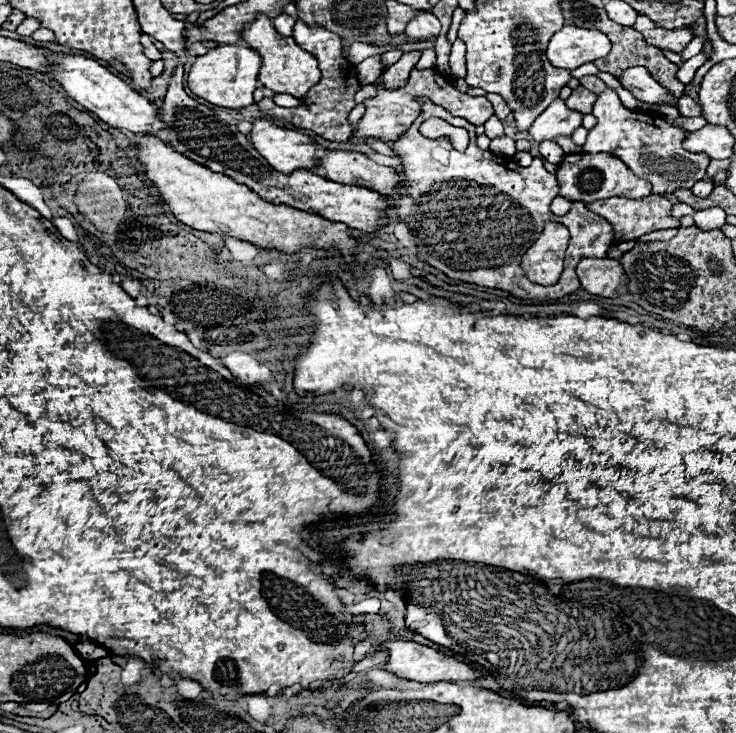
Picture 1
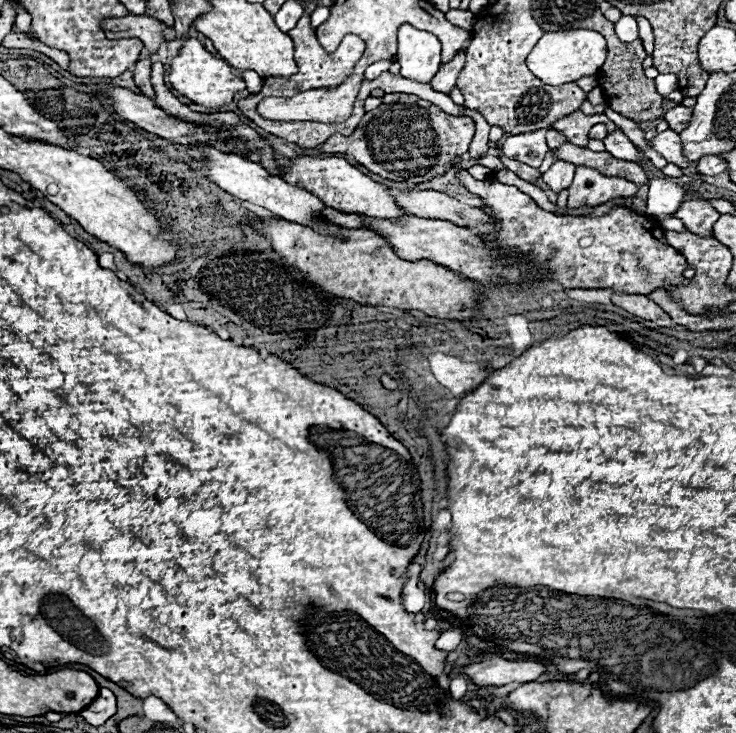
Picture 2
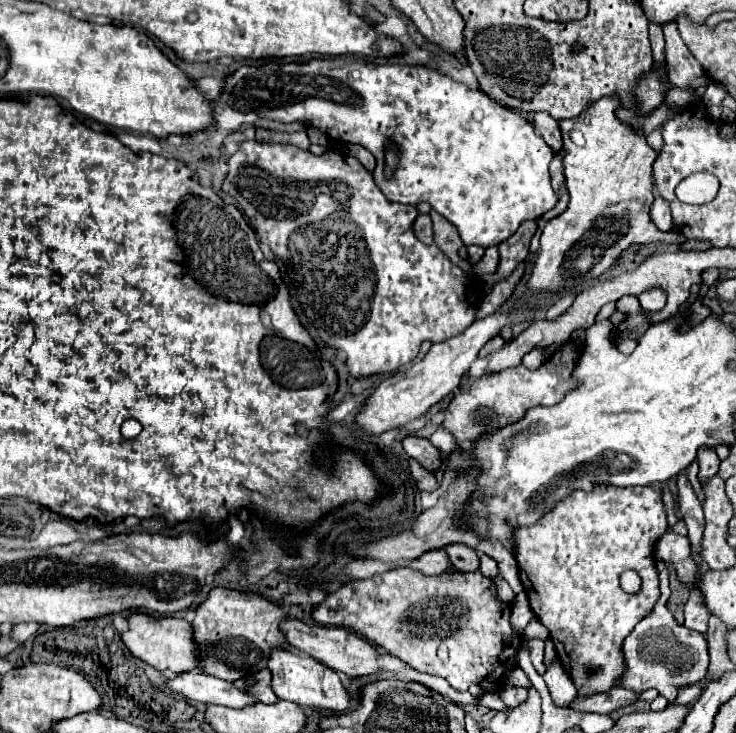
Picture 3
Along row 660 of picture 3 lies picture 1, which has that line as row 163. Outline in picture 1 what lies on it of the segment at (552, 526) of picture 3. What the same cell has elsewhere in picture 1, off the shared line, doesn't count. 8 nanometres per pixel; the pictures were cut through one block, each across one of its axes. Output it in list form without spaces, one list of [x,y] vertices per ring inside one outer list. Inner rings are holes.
[[[566,154],[558,166],[558,184],[560,196],[566,196],[574,202],[596,202],[610,196],[626,196],[626,198],[642,198],[652,194],[652,186],[648,180],[638,178],[626,164],[610,154]]]

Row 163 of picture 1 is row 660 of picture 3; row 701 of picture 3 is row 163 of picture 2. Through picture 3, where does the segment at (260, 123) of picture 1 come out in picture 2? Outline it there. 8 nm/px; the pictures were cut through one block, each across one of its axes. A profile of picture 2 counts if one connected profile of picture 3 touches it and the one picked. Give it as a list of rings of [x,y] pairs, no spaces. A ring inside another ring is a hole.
[[[296,156],[288,160],[290,164],[284,168],[284,180],[288,184],[294,184],[296,188],[306,188],[308,192],[314,192],[326,206],[336,208],[346,214],[366,214],[374,218],[398,218],[404,214],[404,210],[394,202],[392,194],[386,190],[384,184],[374,182],[366,174],[362,174],[358,168],[348,164],[344,158],[336,156]]]

